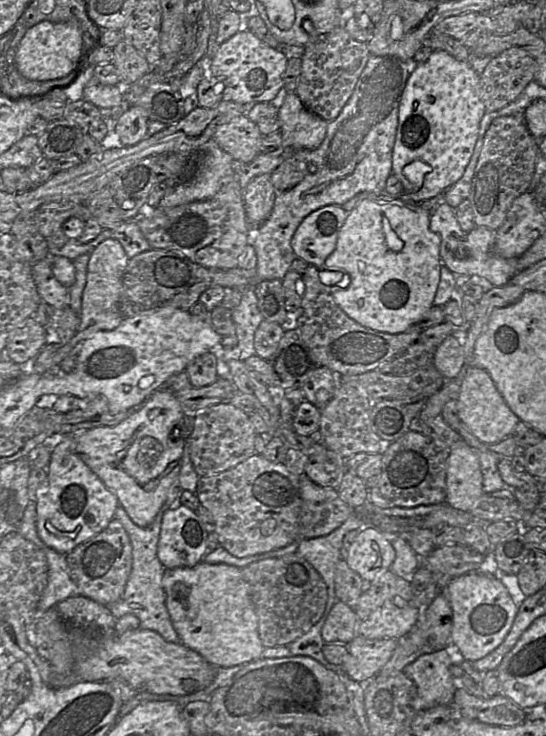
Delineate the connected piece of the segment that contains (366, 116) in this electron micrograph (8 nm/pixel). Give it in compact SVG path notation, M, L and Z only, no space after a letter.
M370 54L365 68L359 76L354 91L333 120L328 121L326 135L320 146L316 149L286 149L280 156L258 154L251 162L235 163L235 172L232 175L237 178L244 190L250 180L260 174L271 174L285 159L293 158L306 164L316 165L316 172L307 174L304 179L289 190L275 190L275 200L270 216L258 226L249 225L248 244L255 249L257 256L257 275L262 280L283 280L290 270L295 259L291 247L291 240L304 218L312 212L327 205L343 205L361 192L383 193L388 176L392 173L392 151L395 143L398 124L398 110L400 99L407 79L411 73L411 67L407 62L392 56L380 56Z

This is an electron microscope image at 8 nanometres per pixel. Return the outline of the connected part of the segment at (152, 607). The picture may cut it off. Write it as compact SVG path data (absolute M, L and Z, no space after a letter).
M178 478L171 484L166 500L156 515L153 522L147 527L139 527L128 516L125 509L119 505L116 508L114 518L121 522L127 532L132 546L132 568L127 580L122 597L106 607L115 619L126 614L133 614L139 619L139 628L152 630L160 634L167 642L181 643L175 631L167 607L166 594L162 587L162 578L166 568L157 556L157 545L160 536L162 517L164 512L178 502L181 494Z

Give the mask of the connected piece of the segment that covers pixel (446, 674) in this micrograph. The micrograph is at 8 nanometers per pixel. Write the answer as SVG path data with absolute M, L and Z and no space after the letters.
M443 649L421 655L403 669L403 673L415 684L412 707L416 712L453 701L458 681L450 673L451 665L451 658Z

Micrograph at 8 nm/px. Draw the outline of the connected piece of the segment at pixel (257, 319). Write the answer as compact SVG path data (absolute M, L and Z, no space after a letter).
M253 286L245 288L238 306L231 309L231 318L235 325L237 345L225 349L219 343L211 349L217 362L218 378L229 379L228 362L230 360L245 361L255 355L254 336L258 326L264 320L257 306L257 297Z

